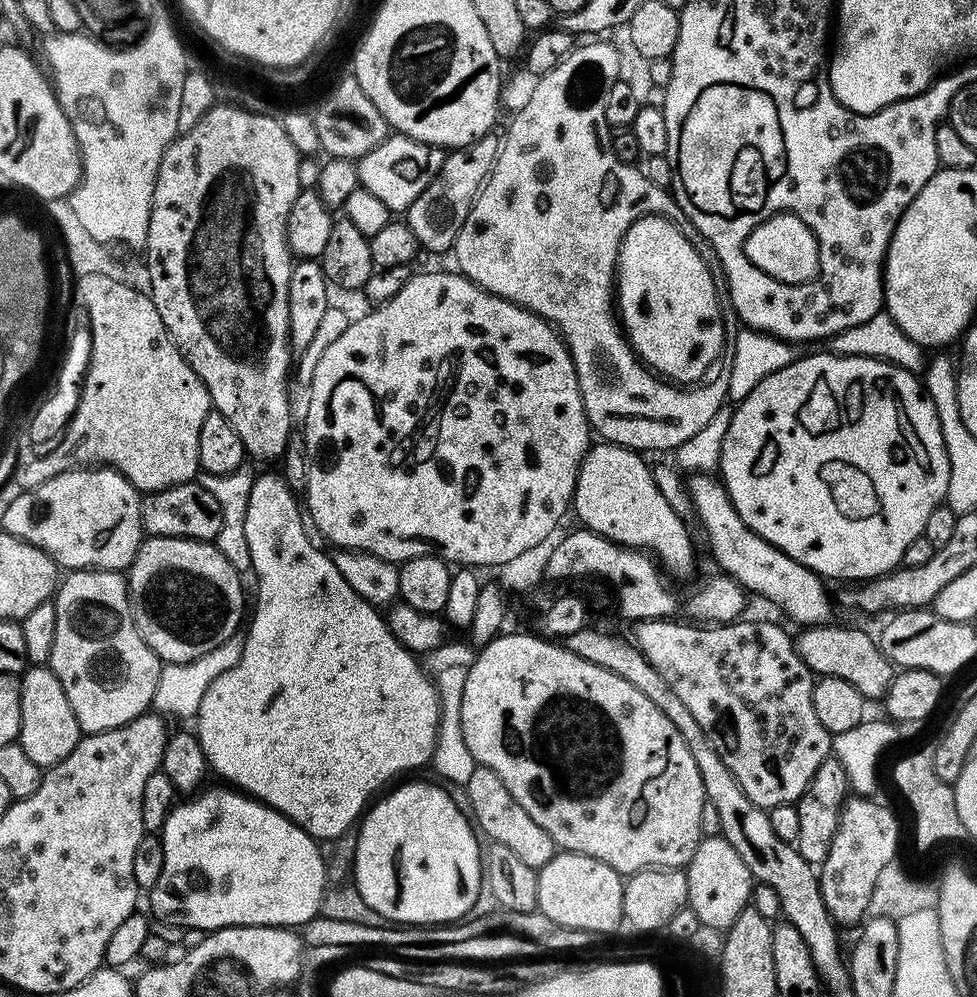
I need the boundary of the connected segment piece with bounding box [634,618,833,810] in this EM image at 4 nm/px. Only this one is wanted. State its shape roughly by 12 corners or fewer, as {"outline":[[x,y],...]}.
{"outline":[[768,620],[635,625],[759,808],[833,751],[814,674]]}

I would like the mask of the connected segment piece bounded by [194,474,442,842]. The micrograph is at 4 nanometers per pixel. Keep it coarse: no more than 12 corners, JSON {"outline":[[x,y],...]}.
{"outline":[[255,477],[256,609],[194,731],[317,841],[427,765],[442,705]]}

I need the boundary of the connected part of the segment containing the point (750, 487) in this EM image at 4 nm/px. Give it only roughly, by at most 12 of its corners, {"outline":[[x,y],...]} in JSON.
{"outline":[[793,358],[735,405],[734,510],[821,578],[900,564],[950,462],[917,373]]}

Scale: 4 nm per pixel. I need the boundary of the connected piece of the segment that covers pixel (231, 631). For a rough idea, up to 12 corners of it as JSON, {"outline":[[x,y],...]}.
{"outline":[[148,536],[126,579],[161,661],[241,631],[242,576],[207,540]]}

